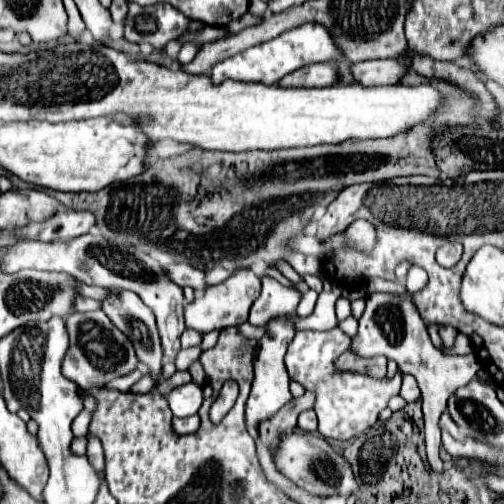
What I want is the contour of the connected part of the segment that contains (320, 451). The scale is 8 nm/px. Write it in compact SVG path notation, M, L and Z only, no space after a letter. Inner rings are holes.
M293 432L281 438L281 446L271 452L277 470L289 478L299 488L307 490L313 496L329 496L329 494L349 494L351 490L361 486L361 478L353 476L349 462L343 456L337 456L335 450L321 438L313 434Z

